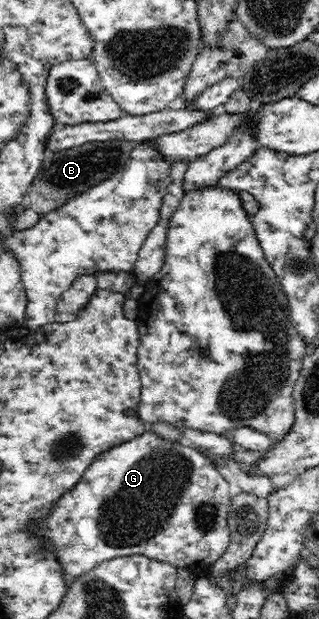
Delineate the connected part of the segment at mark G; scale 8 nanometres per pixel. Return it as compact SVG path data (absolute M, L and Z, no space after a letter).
M155 430L145 431L141 436L105 453L104 457L101 457L99 461L93 462L93 466L89 468L81 484L77 484L77 488L71 494L65 494L65 498L61 498L61 502L56 505L56 509L52 510L52 520L48 522L46 527L49 539L55 542L57 549L60 551L60 561L64 562L64 568L68 571L68 576L72 578L73 576L83 574L83 572L91 570L97 562L103 562L105 559L142 555L154 561L165 562L165 564L173 566L174 569L185 568L195 581L207 579L212 566L219 562L220 558L230 549L233 542L228 516L232 509L233 498L235 497L231 496L231 486L221 476L219 467L218 460L199 448L192 446L184 440L165 440Z

